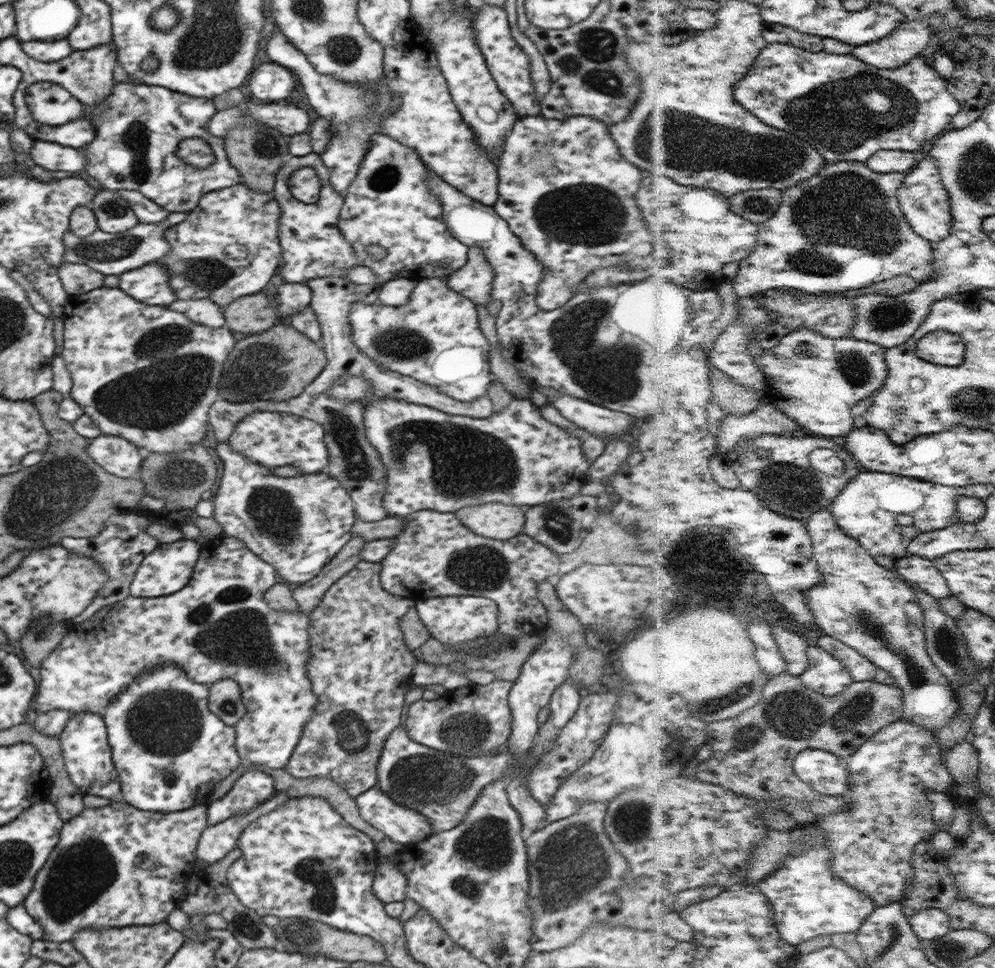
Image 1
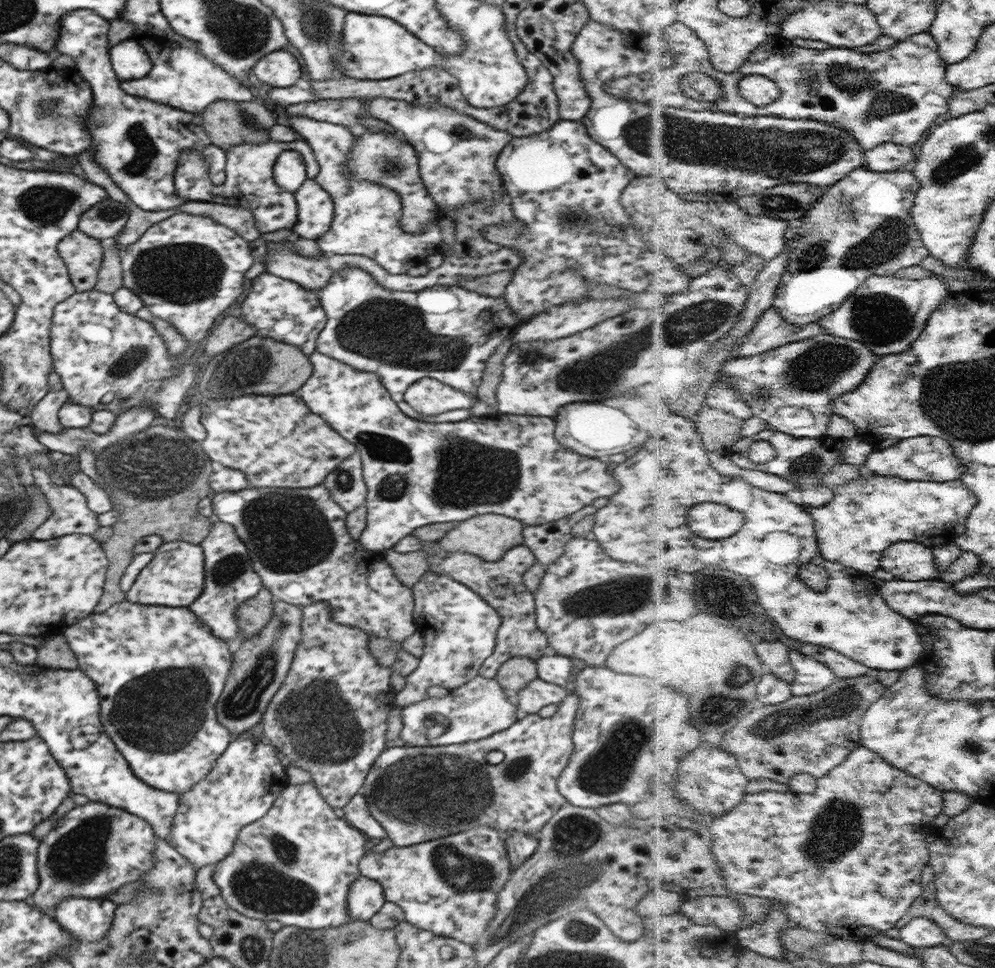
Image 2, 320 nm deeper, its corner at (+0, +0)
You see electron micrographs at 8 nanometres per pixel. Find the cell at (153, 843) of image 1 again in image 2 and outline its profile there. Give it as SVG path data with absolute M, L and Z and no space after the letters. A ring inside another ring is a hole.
M100 802L74 806L36 848L38 887L26 900L52 916L54 906L69 897L103 899L108 892L137 881L152 865L155 834L143 819Z

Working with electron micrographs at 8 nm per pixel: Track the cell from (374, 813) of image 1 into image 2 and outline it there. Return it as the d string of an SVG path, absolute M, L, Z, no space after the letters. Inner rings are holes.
M358 792L341 808L341 812L349 825L368 838L385 838L383 827L369 814L365 799Z

